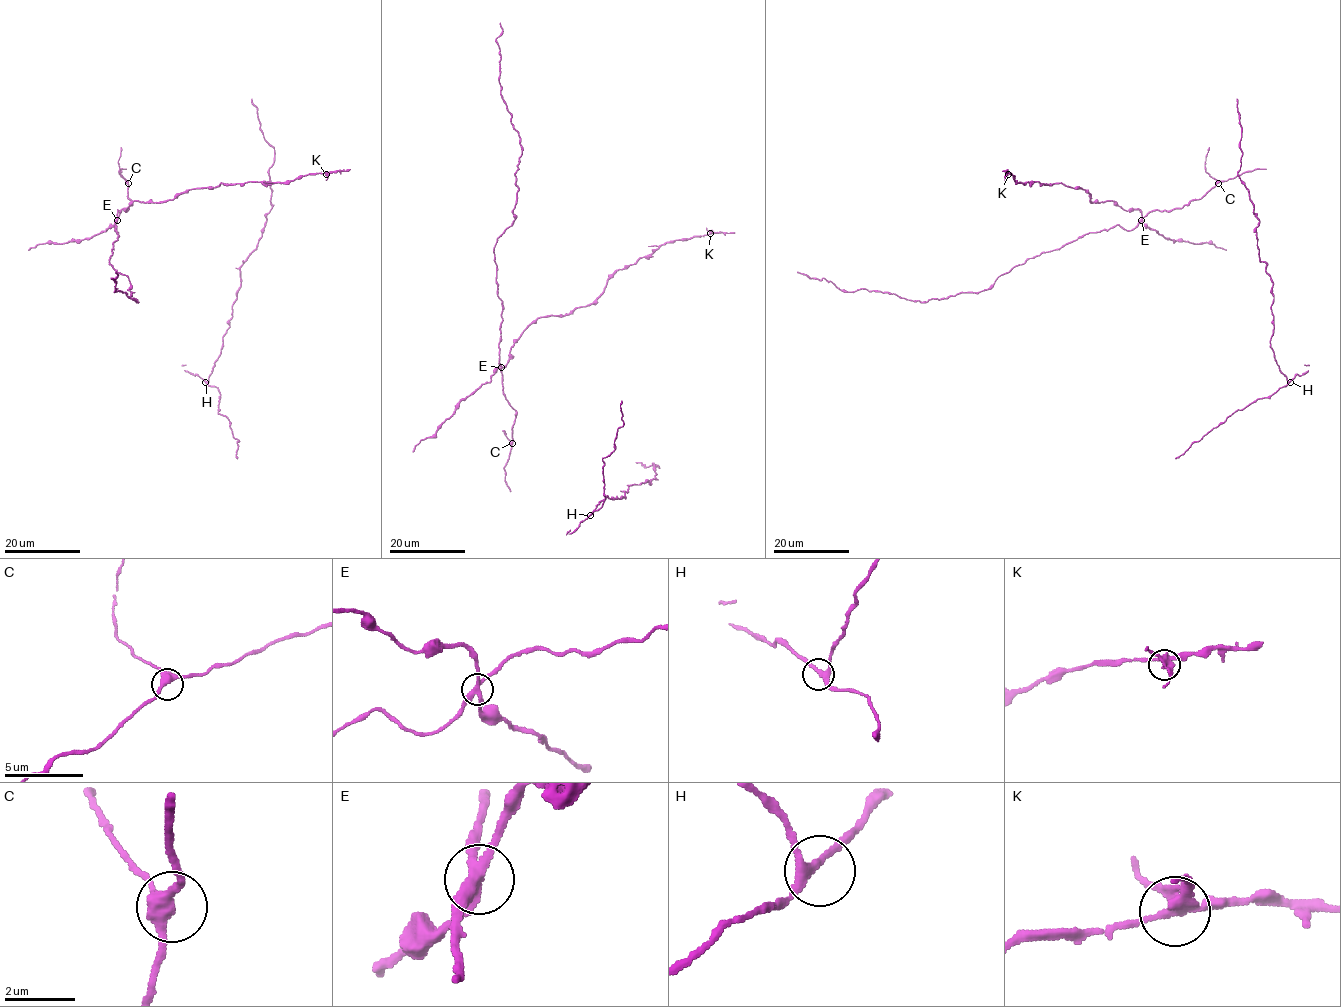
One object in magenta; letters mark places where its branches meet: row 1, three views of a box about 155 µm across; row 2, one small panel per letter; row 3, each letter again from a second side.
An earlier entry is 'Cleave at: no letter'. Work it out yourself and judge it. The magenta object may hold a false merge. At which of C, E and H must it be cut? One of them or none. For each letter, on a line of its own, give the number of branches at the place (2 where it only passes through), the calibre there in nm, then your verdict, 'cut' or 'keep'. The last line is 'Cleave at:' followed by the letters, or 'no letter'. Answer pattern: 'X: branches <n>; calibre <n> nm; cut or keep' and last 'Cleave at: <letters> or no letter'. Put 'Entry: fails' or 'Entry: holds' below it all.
C: branches 3; calibre 360 nm; keep
E: branches 4; calibre 300 nm; cut
H: branches 3; calibre 240 nm; keep
Cleave at: E
Entry: fails

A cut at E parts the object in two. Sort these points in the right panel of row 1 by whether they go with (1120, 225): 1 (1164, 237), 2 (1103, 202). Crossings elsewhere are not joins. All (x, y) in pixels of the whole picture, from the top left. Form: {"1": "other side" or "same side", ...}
{"1": "other side", "2": "other side"}

